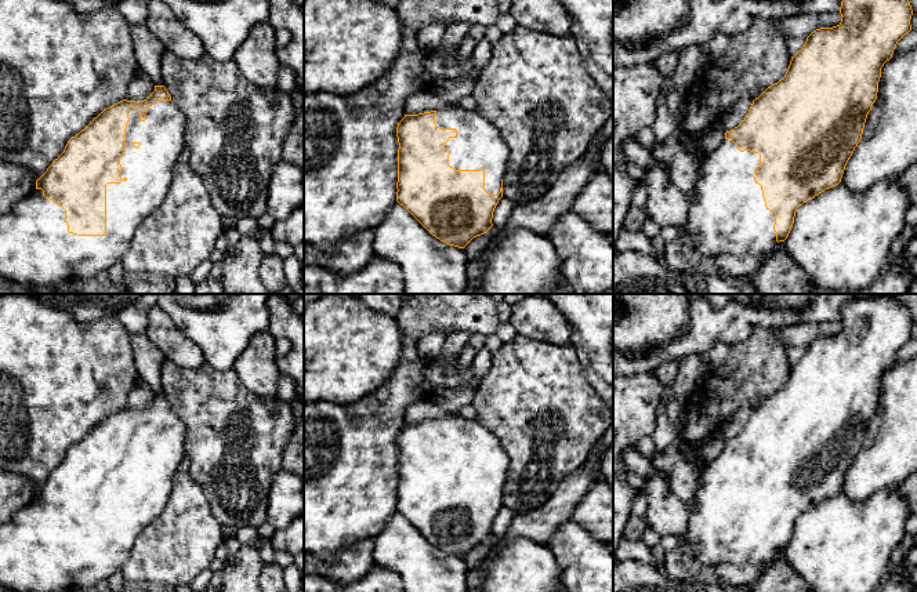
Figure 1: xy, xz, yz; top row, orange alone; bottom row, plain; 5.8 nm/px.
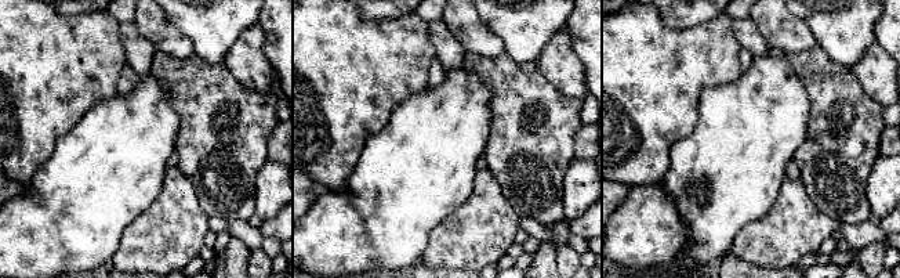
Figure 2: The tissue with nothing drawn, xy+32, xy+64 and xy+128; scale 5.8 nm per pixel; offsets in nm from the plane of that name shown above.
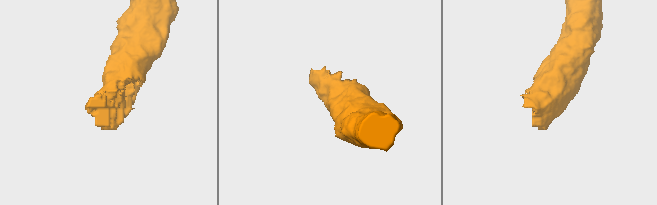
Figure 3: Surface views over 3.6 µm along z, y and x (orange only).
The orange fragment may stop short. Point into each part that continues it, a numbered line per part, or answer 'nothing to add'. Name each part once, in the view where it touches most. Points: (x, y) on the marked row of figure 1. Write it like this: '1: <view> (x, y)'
1: xy (36, 250)

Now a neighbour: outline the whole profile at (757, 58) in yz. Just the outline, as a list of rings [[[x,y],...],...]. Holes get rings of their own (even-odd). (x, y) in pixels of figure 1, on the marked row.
[[[755,18],[746,32],[729,36],[726,51],[703,66],[699,80],[685,95],[684,121],[703,130],[708,124],[722,120],[724,115],[742,97],[750,95],[755,99],[784,77],[791,57],[787,52],[787,37],[779,32],[778,23],[779,19]]]

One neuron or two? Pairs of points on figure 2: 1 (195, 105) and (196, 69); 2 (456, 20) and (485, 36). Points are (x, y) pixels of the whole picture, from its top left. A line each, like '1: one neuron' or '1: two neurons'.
1: one neuron
2: one neuron

